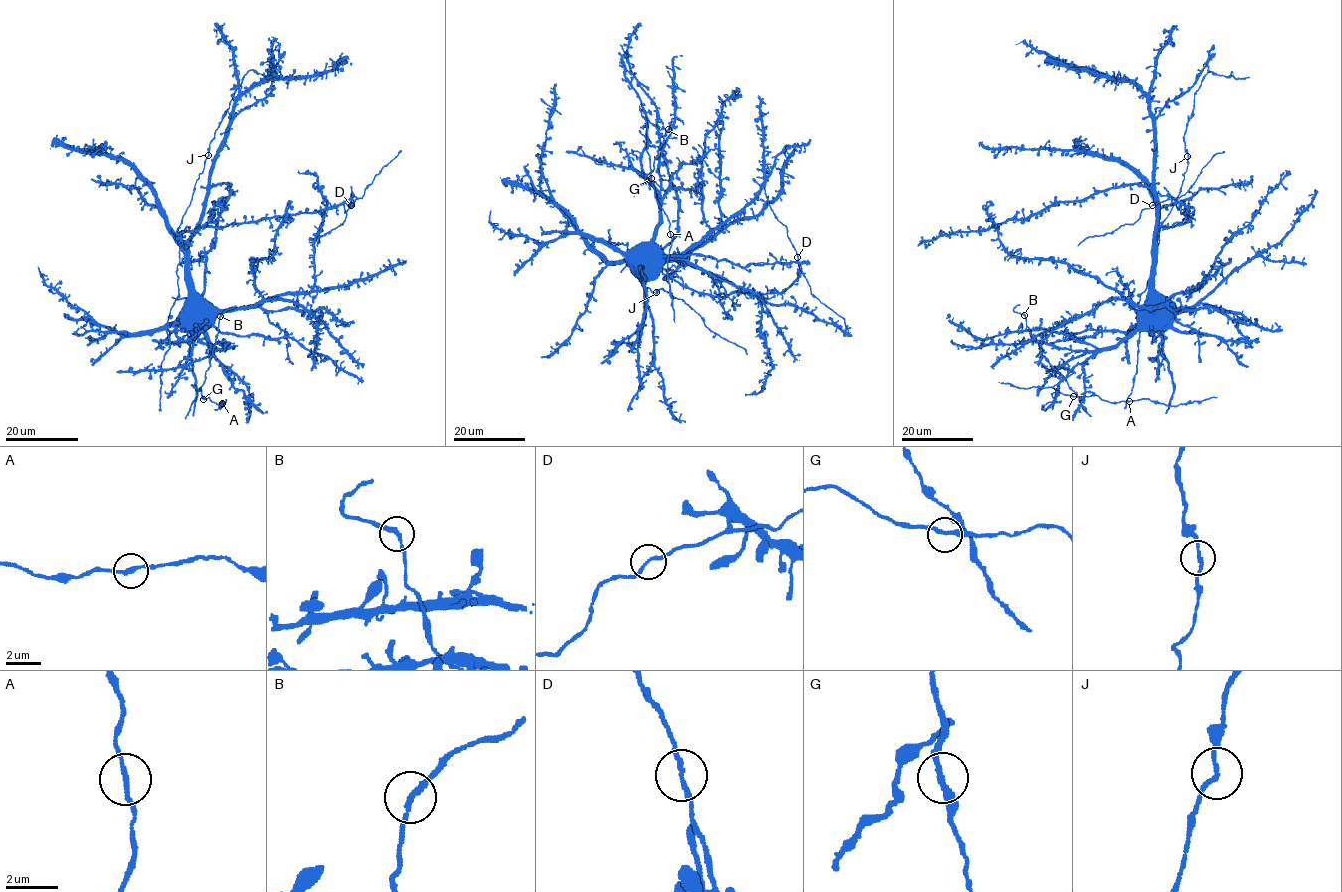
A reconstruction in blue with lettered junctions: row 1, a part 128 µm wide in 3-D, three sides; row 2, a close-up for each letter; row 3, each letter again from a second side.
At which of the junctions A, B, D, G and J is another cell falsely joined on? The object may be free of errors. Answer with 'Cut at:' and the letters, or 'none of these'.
Cut at: none of these

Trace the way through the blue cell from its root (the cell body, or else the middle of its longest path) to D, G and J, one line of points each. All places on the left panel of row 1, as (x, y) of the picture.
D: (189, 326), (185, 322), (189, 240), (201, 228), (316, 213), (336, 208), (354, 196), (351, 205)
G: (189, 326), (198, 329), (206, 337), (212, 351), (215, 344), (205, 379), (196, 392), (203, 399)
J: (189, 326), (185, 322), (188, 287), (184, 253), (178, 242), (177, 228), (208, 155)

